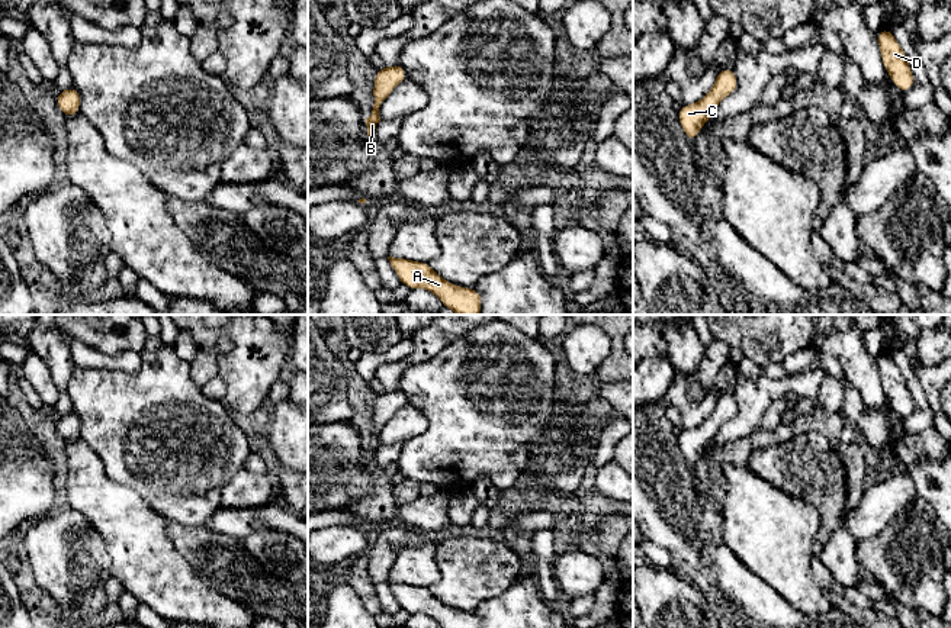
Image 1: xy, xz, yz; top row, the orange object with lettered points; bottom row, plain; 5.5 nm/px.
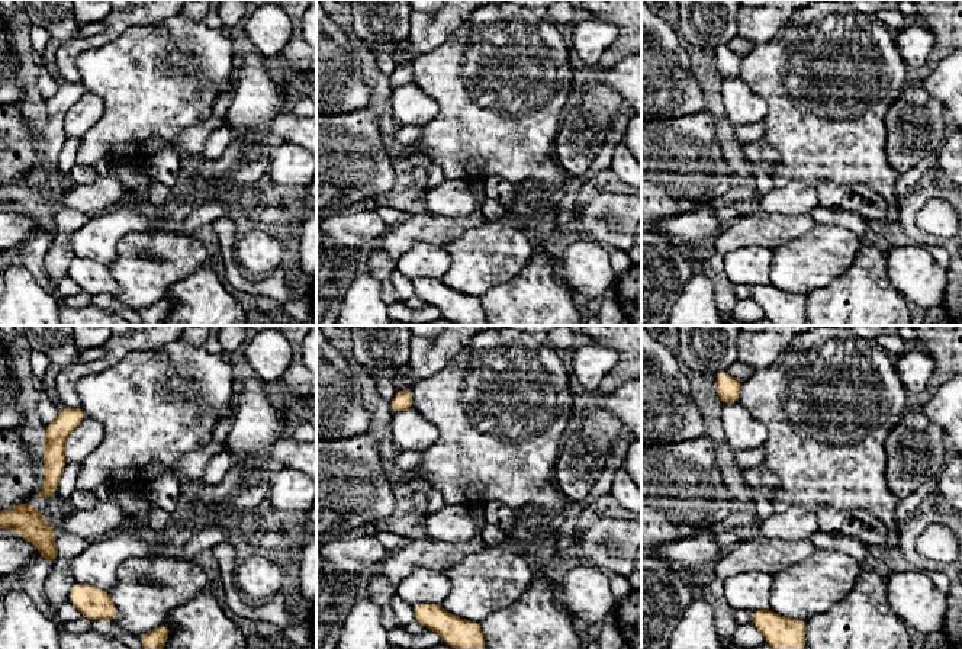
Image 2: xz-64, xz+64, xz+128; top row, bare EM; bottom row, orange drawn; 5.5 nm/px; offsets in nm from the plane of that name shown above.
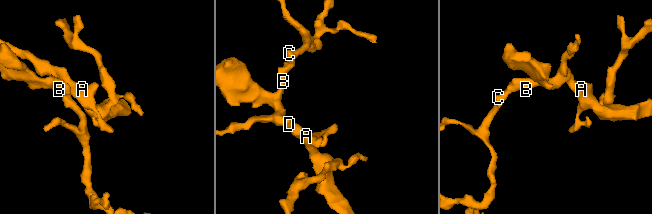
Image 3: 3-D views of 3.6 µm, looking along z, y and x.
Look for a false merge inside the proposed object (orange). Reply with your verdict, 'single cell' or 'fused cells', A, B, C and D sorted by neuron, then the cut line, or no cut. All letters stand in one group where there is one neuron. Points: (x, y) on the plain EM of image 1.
single cell; groups A B C D; cut none

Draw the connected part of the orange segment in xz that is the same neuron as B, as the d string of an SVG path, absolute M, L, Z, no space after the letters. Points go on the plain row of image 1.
M401 387L393 392L383 392L376 396L375 409L373 409L373 435L372 439L366 444L367 460L373 461L373 457L380 447L379 432L382 426L392 418L392 415L407 405L407 397Z

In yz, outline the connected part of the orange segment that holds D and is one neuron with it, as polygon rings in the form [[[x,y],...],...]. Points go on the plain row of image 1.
[[[881,352],[877,357],[877,363],[878,363],[880,377],[881,377],[881,386],[893,409],[902,418],[909,416],[913,412],[915,403],[907,389],[907,381],[905,376],[894,364],[893,358],[886,352]]]

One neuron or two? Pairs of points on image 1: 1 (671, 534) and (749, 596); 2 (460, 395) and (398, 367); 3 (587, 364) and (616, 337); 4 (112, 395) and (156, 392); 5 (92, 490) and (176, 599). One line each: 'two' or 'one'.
1: one
2: two
3: two
4: one
5: one

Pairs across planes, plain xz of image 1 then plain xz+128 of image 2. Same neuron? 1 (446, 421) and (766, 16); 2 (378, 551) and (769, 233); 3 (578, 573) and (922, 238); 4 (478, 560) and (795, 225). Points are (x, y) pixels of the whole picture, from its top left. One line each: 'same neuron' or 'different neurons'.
1: different neurons
2: same neuron
3: different neurons
4: different neurons

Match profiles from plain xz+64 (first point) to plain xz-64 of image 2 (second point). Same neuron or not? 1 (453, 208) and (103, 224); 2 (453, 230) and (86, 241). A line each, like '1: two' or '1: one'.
1: two
2: two

